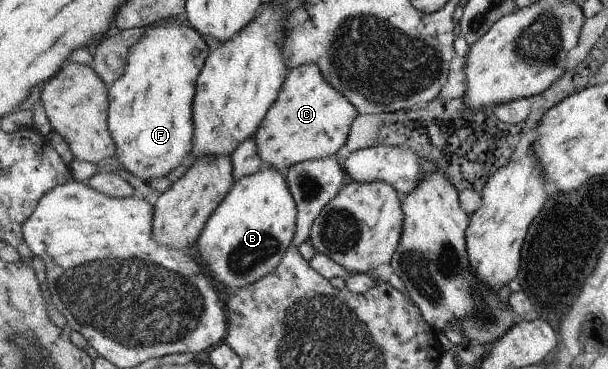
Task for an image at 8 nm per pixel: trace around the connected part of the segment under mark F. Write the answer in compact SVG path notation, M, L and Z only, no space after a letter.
M166 18L166 20L156 20L156 23L148 26L146 37L132 48L126 75L119 79L114 85L110 86L111 110L109 113L109 128L113 134L114 140L117 141L117 157L124 169L141 179L143 183L148 184L156 178L166 177L170 175L178 166L188 163L190 153L193 150L193 136L196 132L193 116L193 100L197 93L197 79L201 75L202 68L205 67L205 61L209 59L212 52L207 46L203 38L191 26L182 25L180 20L175 18Z

